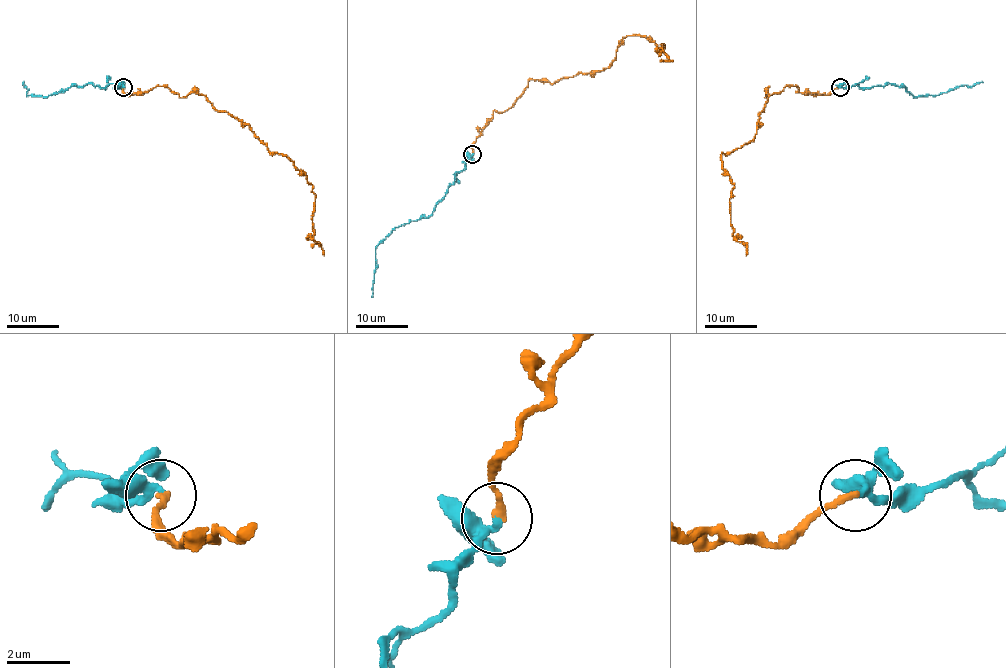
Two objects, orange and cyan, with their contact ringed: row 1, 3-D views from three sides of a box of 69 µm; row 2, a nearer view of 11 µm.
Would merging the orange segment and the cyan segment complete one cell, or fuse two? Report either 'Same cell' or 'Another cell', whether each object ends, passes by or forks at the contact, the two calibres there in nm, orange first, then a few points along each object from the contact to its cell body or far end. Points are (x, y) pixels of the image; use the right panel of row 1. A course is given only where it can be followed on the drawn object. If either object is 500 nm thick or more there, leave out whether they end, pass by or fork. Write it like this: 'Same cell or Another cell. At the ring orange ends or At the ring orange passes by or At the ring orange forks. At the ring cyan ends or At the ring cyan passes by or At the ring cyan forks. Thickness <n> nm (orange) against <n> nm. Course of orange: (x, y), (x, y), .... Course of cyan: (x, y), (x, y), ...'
Same cell. At the ring orange ends. At the ring cyan passes by. Thickness 200 nm (orange) against 240 nm. Course of orange: (839, 87), (767, 92), (755, 136), (721, 154), (734, 186), (730, 226), (746, 255). Course of cyan: (839, 87), (891, 83), (904, 86), (913, 96), (939, 95), (983, 82)

